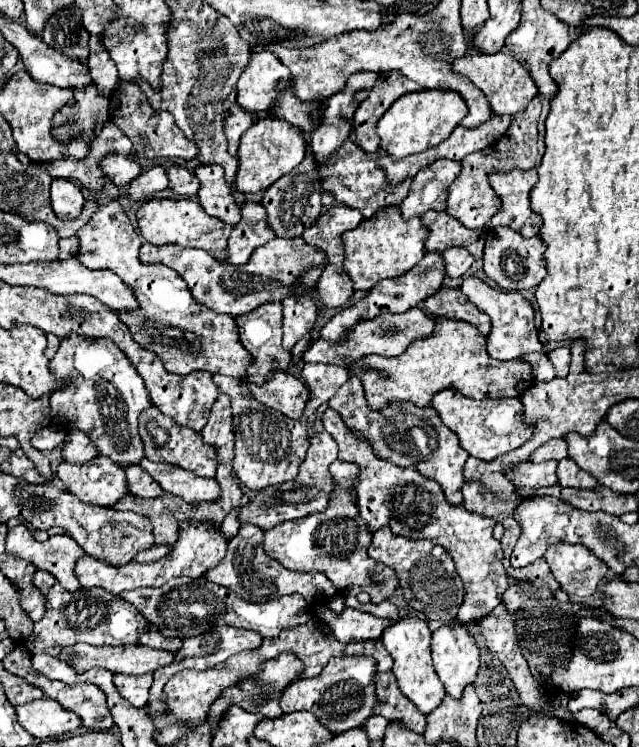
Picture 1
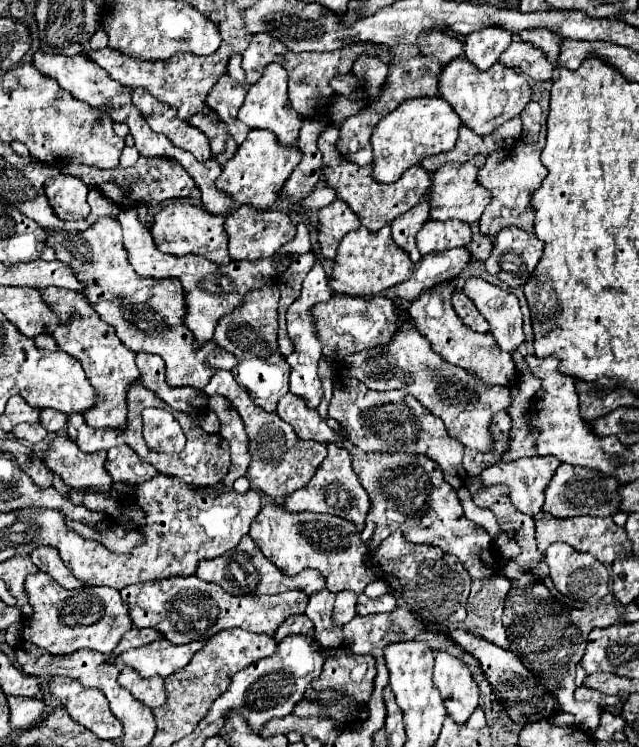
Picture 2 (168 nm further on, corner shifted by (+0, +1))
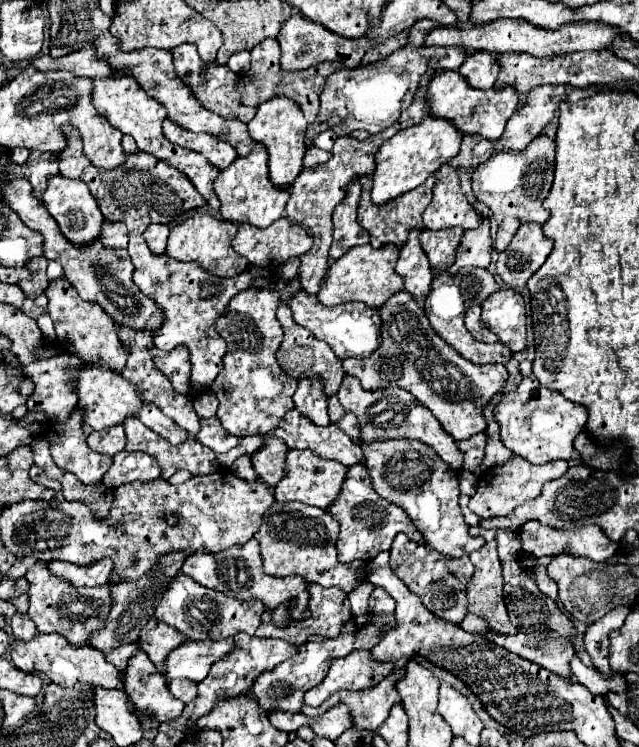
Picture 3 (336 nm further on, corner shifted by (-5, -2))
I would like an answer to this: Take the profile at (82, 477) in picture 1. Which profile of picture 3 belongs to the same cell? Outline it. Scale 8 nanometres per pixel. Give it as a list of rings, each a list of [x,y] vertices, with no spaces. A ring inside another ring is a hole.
[[[74,408],[66,424],[54,424],[48,434],[50,454],[58,468],[78,476],[84,484],[98,484],[112,466],[112,458],[88,448],[82,434],[82,410]]]

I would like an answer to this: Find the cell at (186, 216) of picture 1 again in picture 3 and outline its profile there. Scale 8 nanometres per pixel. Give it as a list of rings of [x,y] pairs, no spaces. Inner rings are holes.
[[[198,212],[192,218],[188,218],[182,224],[172,228],[172,232],[168,236],[166,254],[174,260],[180,260],[180,262],[198,262],[204,270],[208,270],[216,276],[236,276],[248,266],[248,260],[244,260],[244,256],[236,254],[230,246],[232,238],[236,236],[236,230],[238,230],[236,222],[218,220],[210,214]]]

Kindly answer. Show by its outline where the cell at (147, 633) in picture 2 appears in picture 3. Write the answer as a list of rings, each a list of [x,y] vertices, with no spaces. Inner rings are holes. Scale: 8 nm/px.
[[[140,642],[124,644],[124,646],[118,646],[118,648],[110,650],[110,652],[106,654],[106,660],[108,660],[110,664],[114,664],[118,670],[124,670],[126,664],[128,664],[128,660],[130,660],[130,656],[134,656],[138,650],[140,650]]]

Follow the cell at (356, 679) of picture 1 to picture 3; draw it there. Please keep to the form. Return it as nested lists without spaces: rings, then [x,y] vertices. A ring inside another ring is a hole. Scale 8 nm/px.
[[[368,650],[350,652],[348,656],[336,658],[336,662],[332,662],[328,676],[320,682],[320,686],[305,692],[304,702],[310,706],[319,706],[339,690],[370,688],[384,680],[392,668],[392,662],[378,662]]]

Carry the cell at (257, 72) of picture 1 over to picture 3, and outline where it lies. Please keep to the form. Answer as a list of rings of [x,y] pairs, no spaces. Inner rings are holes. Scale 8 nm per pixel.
[[[272,96],[272,100],[266,100],[258,106],[256,116],[248,122],[248,132],[256,142],[262,142],[270,154],[268,168],[272,176],[272,184],[276,186],[290,186],[296,176],[302,172],[302,158],[306,152],[304,140],[306,140],[306,118],[300,112],[300,106],[294,100],[288,100],[288,96]]]

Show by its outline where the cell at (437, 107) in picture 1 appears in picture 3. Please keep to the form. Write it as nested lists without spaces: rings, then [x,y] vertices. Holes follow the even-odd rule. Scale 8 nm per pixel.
[[[426,116],[420,124],[400,130],[380,146],[380,152],[376,152],[376,170],[372,174],[372,202],[384,204],[424,184],[430,174],[434,174],[442,164],[458,154],[460,144],[462,136],[456,132],[456,128],[452,128],[448,120],[436,120],[436,116]]]

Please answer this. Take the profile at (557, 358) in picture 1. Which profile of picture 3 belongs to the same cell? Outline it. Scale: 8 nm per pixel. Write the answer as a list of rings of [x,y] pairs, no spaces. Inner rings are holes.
[[[520,362],[522,382],[516,392],[508,394],[494,410],[496,420],[500,422],[500,438],[508,450],[516,456],[526,458],[532,464],[546,464],[552,460],[566,460],[572,464],[580,464],[580,454],[572,446],[576,438],[576,430],[584,430],[588,412],[582,404],[570,402],[560,392],[552,392],[550,388],[542,388],[542,384],[532,374],[532,362]]]

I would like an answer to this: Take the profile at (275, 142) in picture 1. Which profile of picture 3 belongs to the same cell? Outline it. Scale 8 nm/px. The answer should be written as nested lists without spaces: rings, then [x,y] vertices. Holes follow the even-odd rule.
[[[254,144],[252,152],[244,158],[236,158],[220,176],[214,180],[214,192],[222,202],[220,214],[224,220],[232,222],[248,222],[256,228],[268,228],[274,220],[284,216],[286,202],[290,200],[290,188],[274,186],[268,176],[268,154],[264,152],[262,144]]]

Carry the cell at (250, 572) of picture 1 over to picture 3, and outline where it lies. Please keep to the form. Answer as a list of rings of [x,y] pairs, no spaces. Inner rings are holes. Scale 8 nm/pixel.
[[[252,538],[250,542],[242,544],[242,546],[234,546],[228,548],[224,552],[218,554],[208,554],[208,552],[196,552],[190,554],[184,560],[182,572],[186,576],[190,576],[192,580],[196,580],[198,584],[212,588],[212,590],[220,590],[230,598],[236,600],[252,600],[258,598],[266,604],[266,616],[272,616],[274,610],[284,604],[290,598],[296,598],[296,608],[294,608],[294,616],[300,620],[302,610],[308,606],[308,582],[302,580],[300,576],[288,576],[288,578],[276,578],[276,576],[268,576],[264,572],[264,564],[262,564],[262,556],[260,556],[260,546],[256,544],[256,540]]]

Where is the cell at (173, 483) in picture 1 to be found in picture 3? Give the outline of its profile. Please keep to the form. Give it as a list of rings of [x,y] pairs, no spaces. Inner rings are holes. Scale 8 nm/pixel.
[[[122,450],[114,456],[114,464],[104,474],[102,484],[106,488],[118,488],[120,484],[130,484],[136,480],[150,482],[158,476],[160,476],[160,466],[150,454]]]

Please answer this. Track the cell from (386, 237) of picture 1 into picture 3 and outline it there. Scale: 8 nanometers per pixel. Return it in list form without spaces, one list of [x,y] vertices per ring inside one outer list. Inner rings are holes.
[[[370,244],[350,248],[342,258],[334,260],[328,268],[328,274],[322,282],[322,290],[318,296],[318,302],[324,306],[336,306],[342,302],[358,300],[366,306],[380,308],[392,294],[400,292],[404,282],[400,280],[400,274],[396,274],[394,266],[398,260],[400,248],[394,244],[386,244],[384,248],[372,248]]]

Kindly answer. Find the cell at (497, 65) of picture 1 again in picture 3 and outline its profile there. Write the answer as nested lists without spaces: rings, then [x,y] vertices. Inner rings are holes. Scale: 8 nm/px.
[[[438,72],[428,84],[428,96],[430,96],[432,116],[454,122],[454,126],[462,134],[480,134],[486,140],[496,140],[502,136],[508,118],[518,110],[518,104],[520,104],[520,96],[516,88],[512,86],[504,86],[502,90],[470,88],[468,80],[464,80],[460,72]]]

